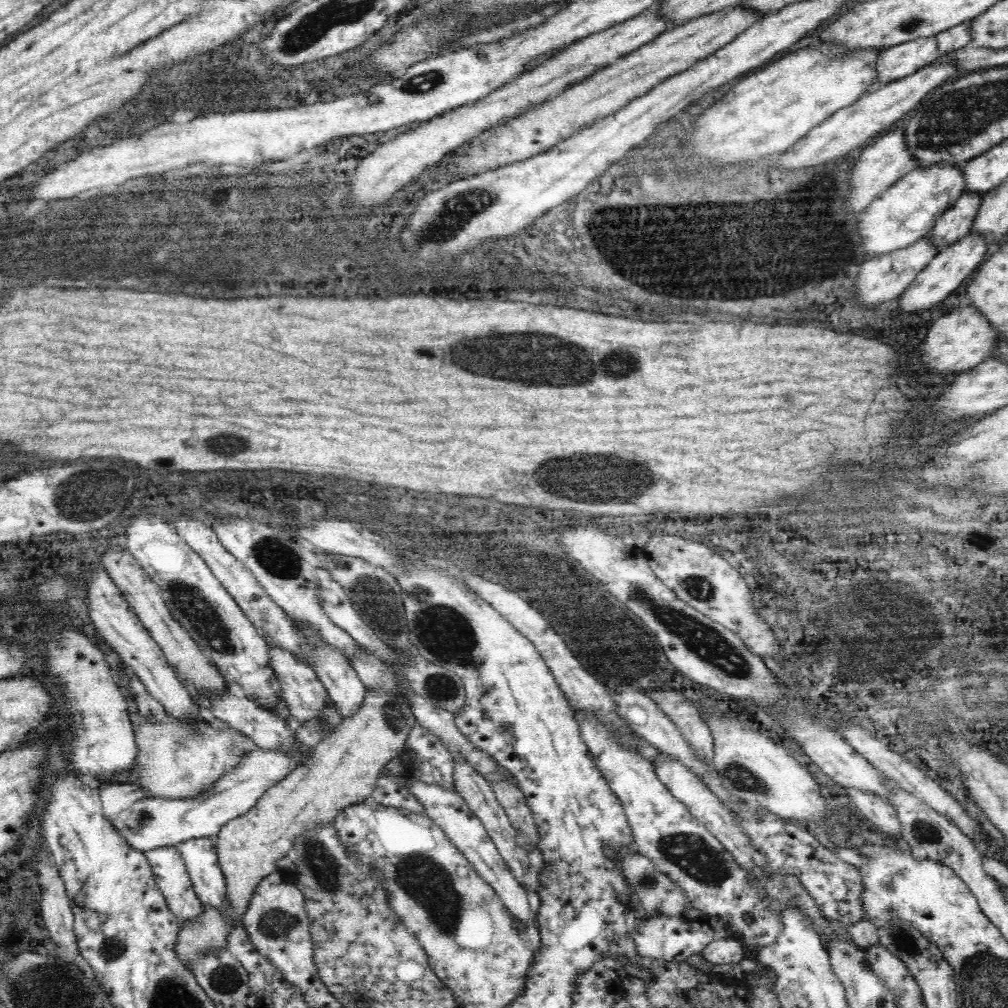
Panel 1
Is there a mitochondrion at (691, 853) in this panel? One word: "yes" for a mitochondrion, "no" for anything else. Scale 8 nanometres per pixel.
yes

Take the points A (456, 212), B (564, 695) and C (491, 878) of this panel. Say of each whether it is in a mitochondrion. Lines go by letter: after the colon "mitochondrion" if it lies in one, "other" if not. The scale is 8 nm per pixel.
A: mitochondrion
B: other
C: other

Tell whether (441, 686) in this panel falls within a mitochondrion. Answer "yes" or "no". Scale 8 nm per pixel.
yes

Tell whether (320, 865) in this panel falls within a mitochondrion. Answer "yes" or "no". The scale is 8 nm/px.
yes

